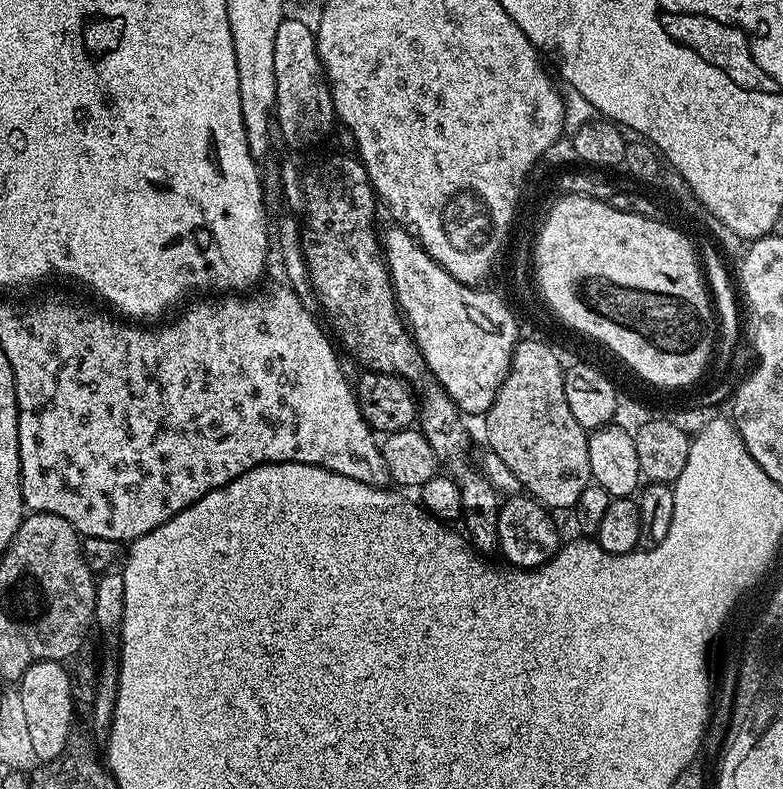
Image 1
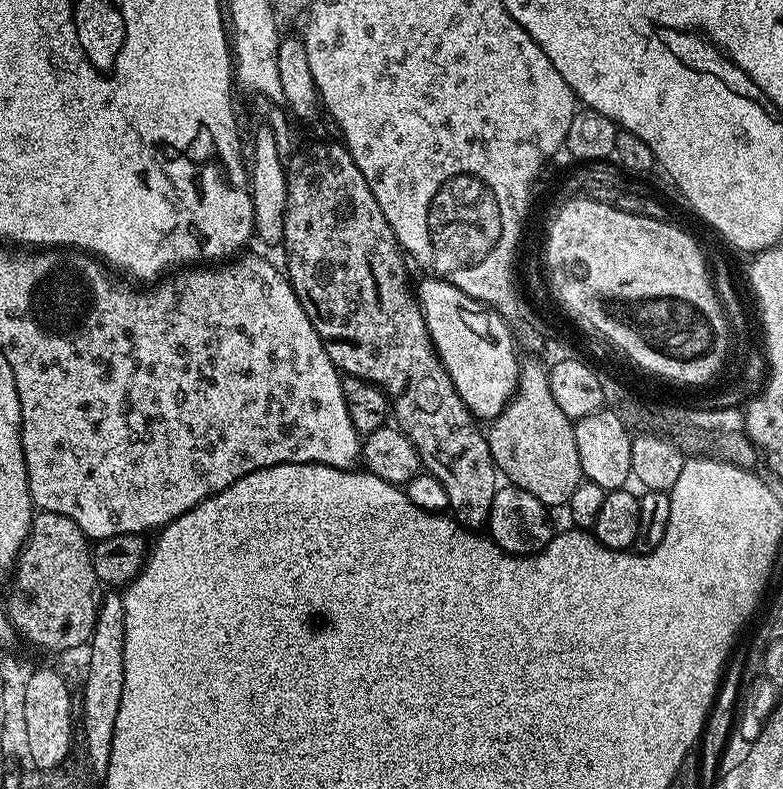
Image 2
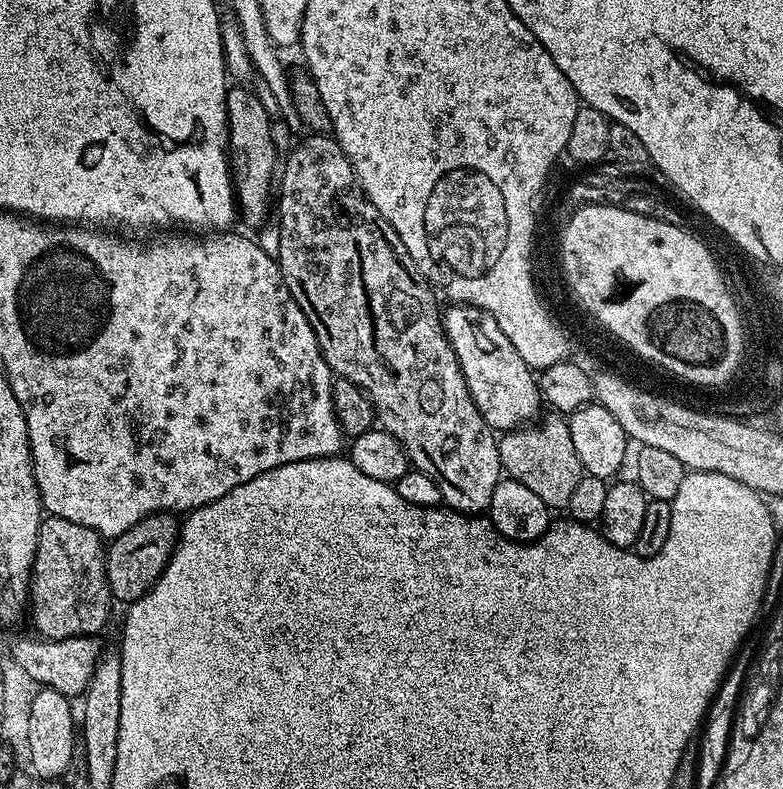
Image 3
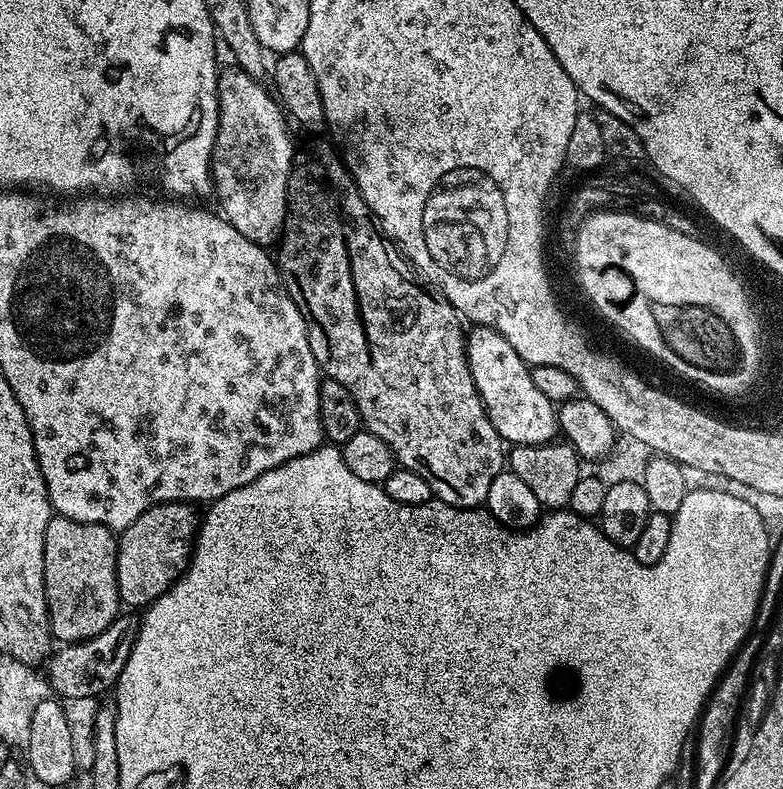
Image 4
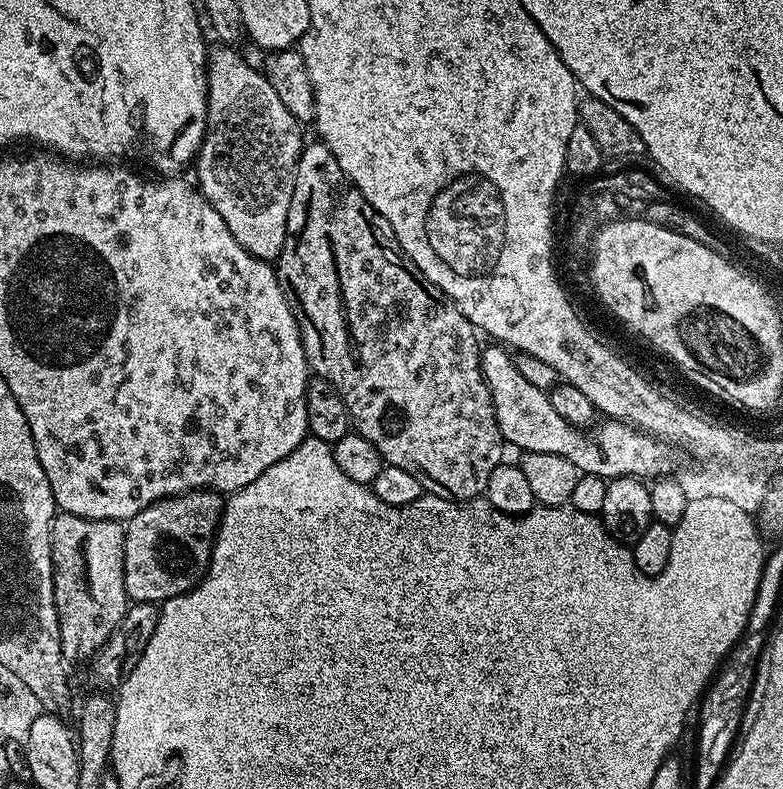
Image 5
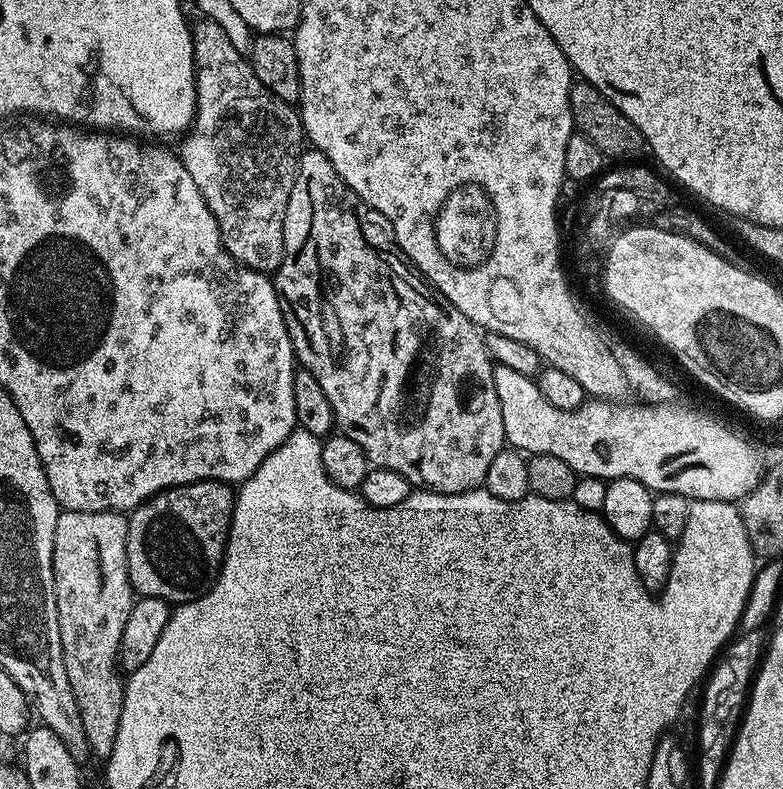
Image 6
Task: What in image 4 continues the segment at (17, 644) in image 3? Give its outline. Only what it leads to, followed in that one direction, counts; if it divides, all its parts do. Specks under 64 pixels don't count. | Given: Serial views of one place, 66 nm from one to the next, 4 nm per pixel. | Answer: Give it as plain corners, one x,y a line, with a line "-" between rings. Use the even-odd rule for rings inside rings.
128,614
132,616
119,616
116,618
116,620
110,625
110,627
107,628
106,631
103,631
102,634
96,635
92,639
88,640
82,640
77,644
67,644
67,645
61,645
53,654
50,656
46,662
46,669
48,668
48,672
46,671
46,679
48,683
50,684
51,691
61,699
67,700
66,698
70,700
86,700
88,698
92,698
94,696
98,696
102,693
104,693
107,689
108,691
115,685
116,680
120,676
122,670
125,668
126,659
129,658
130,650
133,648
133,642
136,640
136,634
137,630
139,628
139,617
134,614

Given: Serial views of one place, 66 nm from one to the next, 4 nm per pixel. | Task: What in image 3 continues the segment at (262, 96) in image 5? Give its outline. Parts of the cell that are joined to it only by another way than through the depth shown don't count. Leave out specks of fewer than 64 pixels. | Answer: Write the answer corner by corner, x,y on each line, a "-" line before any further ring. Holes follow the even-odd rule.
229,87
228,101
228,162
232,169
232,190
236,194
241,221
259,229
269,219
268,203
274,200
274,177
278,172
276,144
272,141
273,121
258,98
247,87

